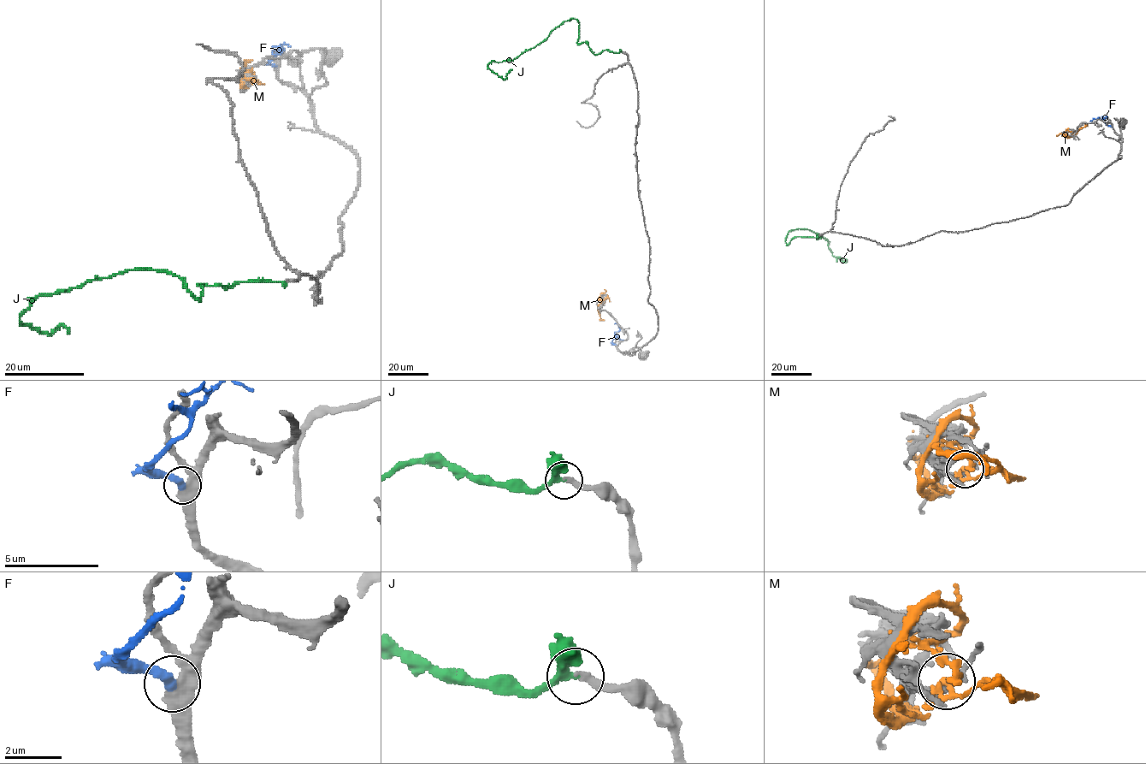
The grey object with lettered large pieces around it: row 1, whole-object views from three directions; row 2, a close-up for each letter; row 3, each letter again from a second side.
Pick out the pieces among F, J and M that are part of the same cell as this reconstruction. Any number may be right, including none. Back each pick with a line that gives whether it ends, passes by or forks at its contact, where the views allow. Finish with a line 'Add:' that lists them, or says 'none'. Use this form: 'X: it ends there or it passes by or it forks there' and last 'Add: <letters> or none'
J: it passes by
Add: J

